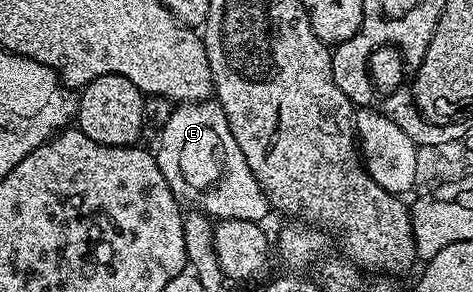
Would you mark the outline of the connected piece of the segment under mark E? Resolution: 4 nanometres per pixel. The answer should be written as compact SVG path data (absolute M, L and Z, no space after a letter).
M212 99L196 104L181 104L174 107L171 118L165 127L160 129L161 141L155 148L159 170L170 184L175 196L190 209L204 212L214 221L218 220L256 220L264 221L264 216L271 212L268 196L259 186L255 174L251 174L251 166L247 166L247 158L243 158L243 150L239 150L239 142L235 142L235 134L231 134L227 118L221 105Z

